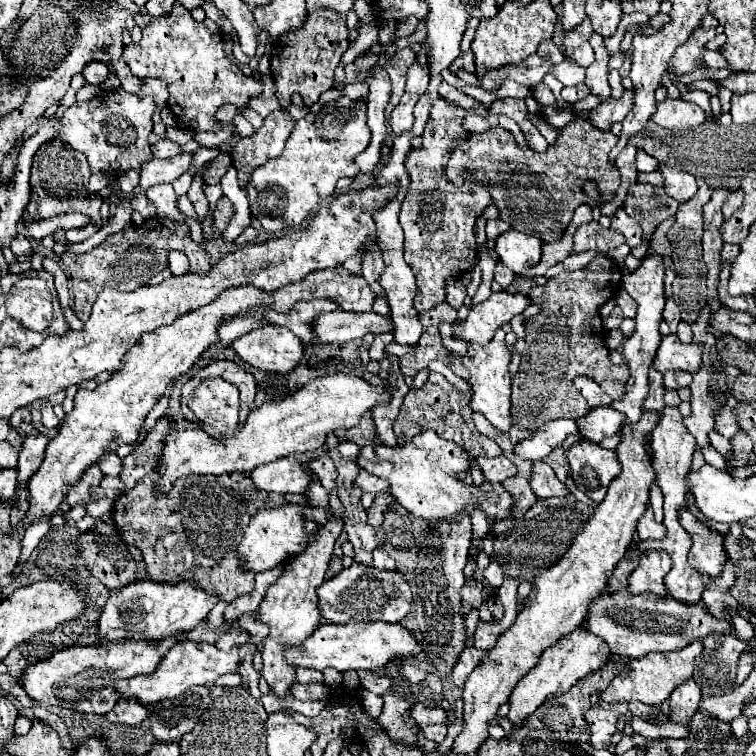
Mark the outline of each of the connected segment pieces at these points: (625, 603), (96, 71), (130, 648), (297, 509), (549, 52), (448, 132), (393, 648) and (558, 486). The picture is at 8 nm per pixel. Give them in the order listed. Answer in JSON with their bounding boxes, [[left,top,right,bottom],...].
[[582,590,734,658],[82,64,108,86],[18,640,172,716],[238,504,328,572],[536,40,564,64],[400,98,492,312],[284,622,420,672],[530,462,568,498]]

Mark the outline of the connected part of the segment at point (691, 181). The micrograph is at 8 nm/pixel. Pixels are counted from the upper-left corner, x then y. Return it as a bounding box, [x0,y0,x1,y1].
[658,168,698,204]

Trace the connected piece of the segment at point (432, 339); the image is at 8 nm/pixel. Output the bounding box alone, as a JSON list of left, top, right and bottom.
[400,326,461,375]

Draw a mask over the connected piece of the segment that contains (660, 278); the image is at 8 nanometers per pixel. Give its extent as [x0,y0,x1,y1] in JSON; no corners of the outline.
[612,254,666,424]

